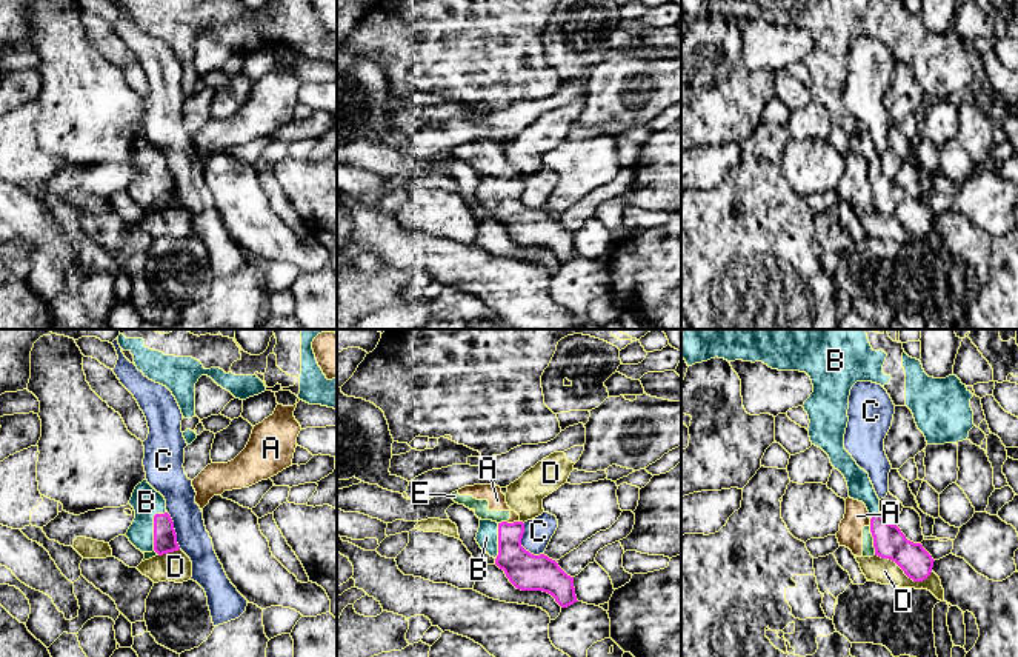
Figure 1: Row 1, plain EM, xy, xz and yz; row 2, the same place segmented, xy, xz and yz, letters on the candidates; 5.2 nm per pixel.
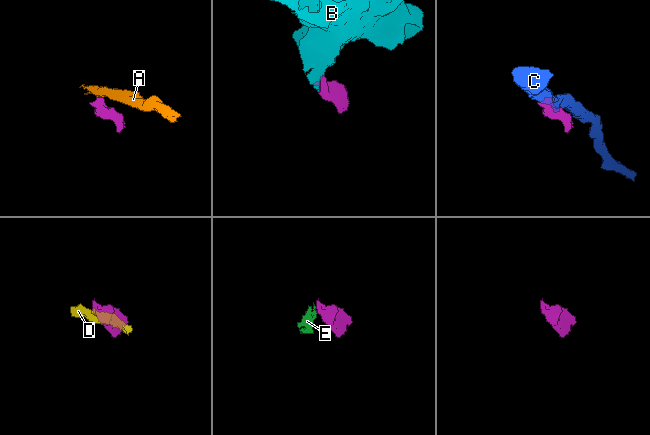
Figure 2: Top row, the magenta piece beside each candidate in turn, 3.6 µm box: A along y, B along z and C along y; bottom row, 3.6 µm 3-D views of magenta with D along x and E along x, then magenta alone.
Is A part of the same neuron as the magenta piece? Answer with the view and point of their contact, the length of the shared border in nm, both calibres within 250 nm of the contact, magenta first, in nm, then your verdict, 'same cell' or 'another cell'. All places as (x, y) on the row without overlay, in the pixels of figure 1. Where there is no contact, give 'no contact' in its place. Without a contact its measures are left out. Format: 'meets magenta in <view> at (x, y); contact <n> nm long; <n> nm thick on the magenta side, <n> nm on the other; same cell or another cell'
meets magenta in xz at (514, 177); contact 70 nm long; 180 nm thick on the magenta side, 100 nm on the other; another cell

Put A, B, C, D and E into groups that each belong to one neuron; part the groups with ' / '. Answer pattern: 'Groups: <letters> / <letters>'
Groups: A E / B / C / D

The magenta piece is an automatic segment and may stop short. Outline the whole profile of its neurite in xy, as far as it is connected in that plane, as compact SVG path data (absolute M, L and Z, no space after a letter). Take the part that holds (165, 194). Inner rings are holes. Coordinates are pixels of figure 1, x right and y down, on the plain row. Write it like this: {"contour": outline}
{"contour": "M146 134L135 142L129 160L135 166L135 174L126 192L137 205L155 206L158 211L180 205L166 155Z"}

